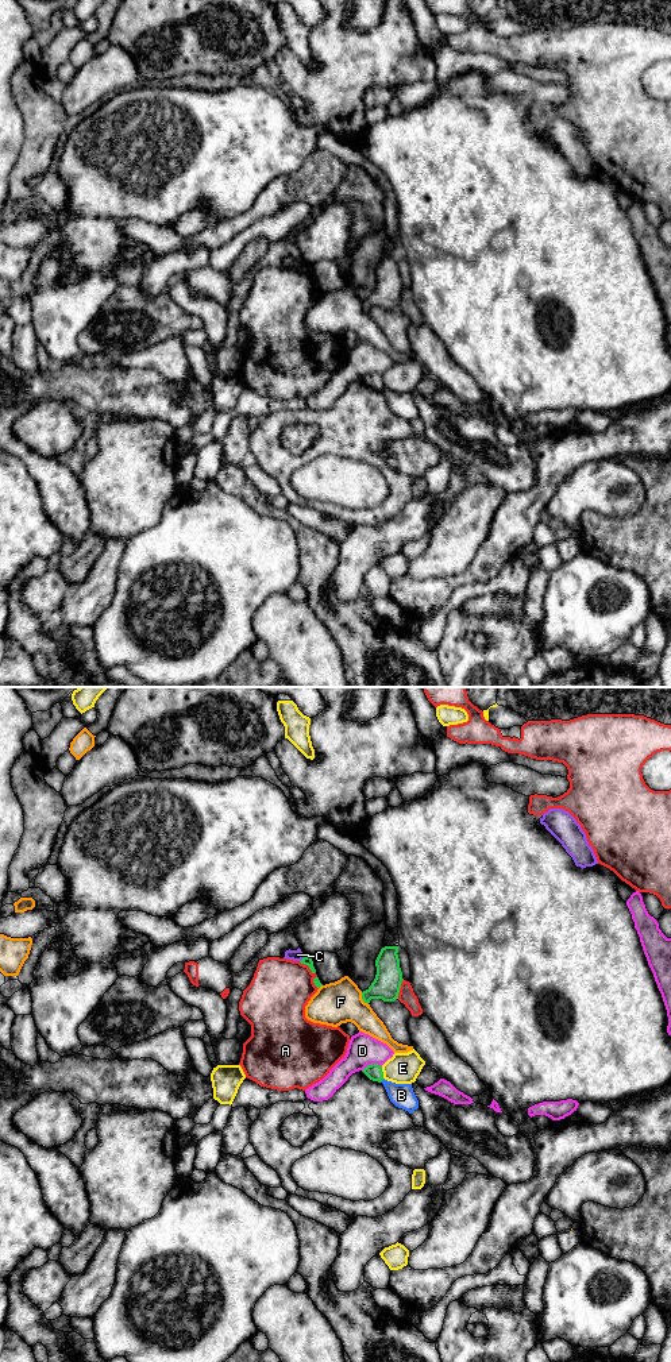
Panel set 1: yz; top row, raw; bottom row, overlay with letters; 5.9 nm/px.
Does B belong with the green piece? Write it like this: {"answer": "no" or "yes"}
{"answer": "no"}

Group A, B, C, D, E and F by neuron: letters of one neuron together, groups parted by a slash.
A / B / C / D / E / F

